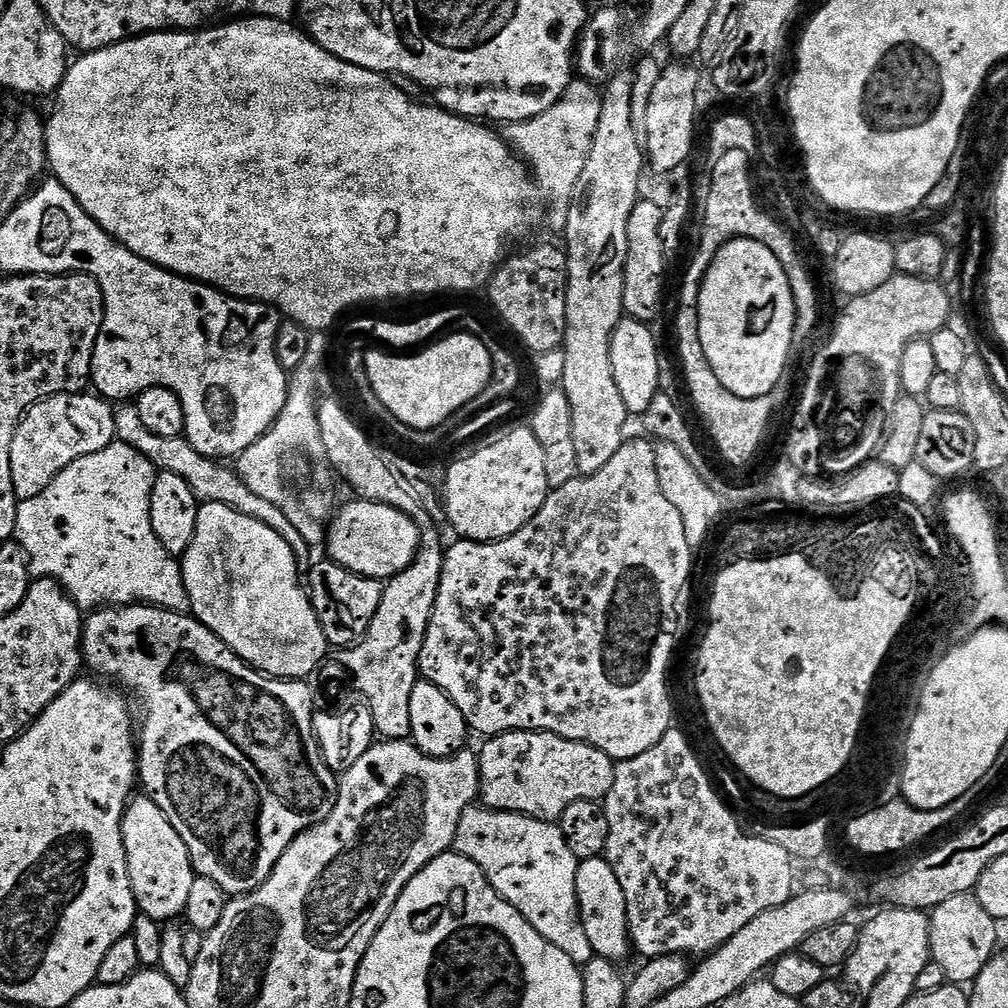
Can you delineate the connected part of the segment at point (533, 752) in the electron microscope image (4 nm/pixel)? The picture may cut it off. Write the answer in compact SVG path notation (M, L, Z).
M504 732L501 736L494 736L483 741L484 749L479 749L480 757L480 795L483 807L492 808L495 812L517 812L523 816L529 816L535 820L547 820L549 822L559 821L560 815L566 810L566 806L574 806L574 802L583 800L603 801L608 795L610 786L614 786L614 774L616 773L616 764L602 750L598 750L589 744L567 740L561 736L556 736L552 732Z

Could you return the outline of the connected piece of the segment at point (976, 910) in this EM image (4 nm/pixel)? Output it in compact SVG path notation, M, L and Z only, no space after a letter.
M972 892L954 894L947 902L931 909L930 954L931 963L942 966L949 984L971 985L998 951L996 928L998 922L982 907L982 902Z

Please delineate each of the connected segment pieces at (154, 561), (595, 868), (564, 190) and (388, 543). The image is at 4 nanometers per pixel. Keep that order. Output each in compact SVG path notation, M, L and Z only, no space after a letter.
M115 440L105 450L76 459L42 494L19 501L15 539L28 556L33 577L59 580L85 614L101 606L135 603L187 613L190 594L184 585L181 563L158 541L150 522L150 498L157 475L157 470L144 455Z
M595 856L580 861L576 875L580 921L586 929L586 938L590 938L593 953L607 960L623 962L628 952L633 951L632 940L628 936L628 915L626 914L626 894L618 886L618 878L607 860Z
M576 78L568 85L564 97L550 110L546 110L546 114L542 114L538 118L523 120L517 124L507 125L508 147L528 165L532 178L536 181L536 187L543 195L545 192L550 199L564 200L563 202L571 201L577 195L582 170L586 166L586 158L590 154L594 130L598 130L598 118L602 118L602 96L597 85Z
M352 498L332 525L331 522L327 525L327 548L332 563L340 564L359 576L387 582L416 561L420 550L420 527L402 514L402 510L394 510L394 506Z

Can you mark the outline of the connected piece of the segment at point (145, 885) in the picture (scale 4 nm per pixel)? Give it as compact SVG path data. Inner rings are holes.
M140 794L124 811L122 834L130 870L130 886L134 890L137 909L159 922L172 920L175 916L183 917L197 875L192 868L186 842L182 842L178 830L170 826L170 818L158 810L151 796Z

